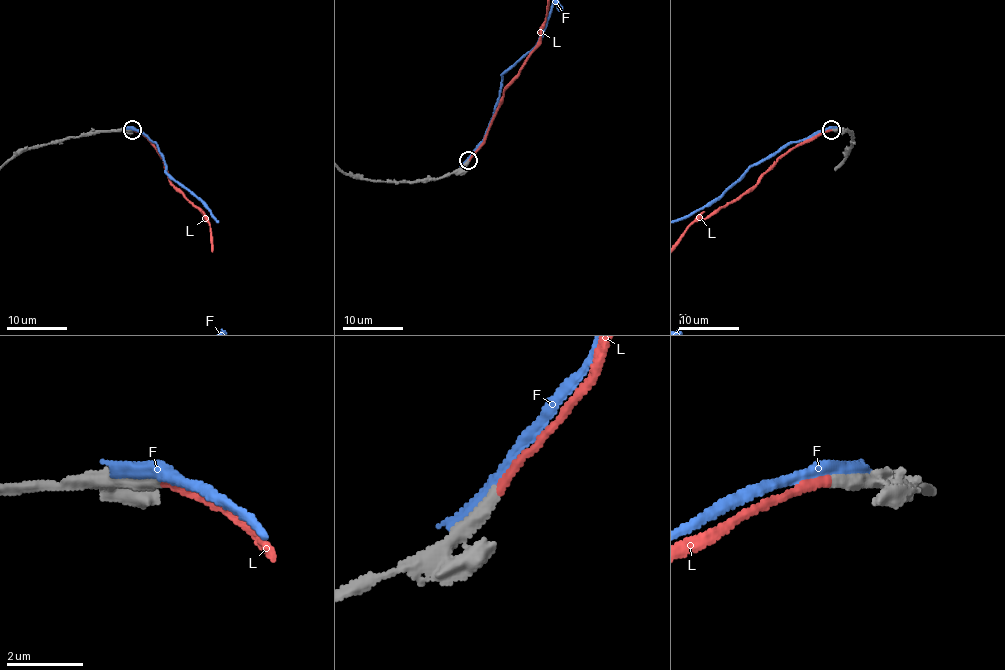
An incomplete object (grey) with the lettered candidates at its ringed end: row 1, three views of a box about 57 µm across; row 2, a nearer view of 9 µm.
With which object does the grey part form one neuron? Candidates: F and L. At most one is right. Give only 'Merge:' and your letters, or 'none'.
Merge: L

